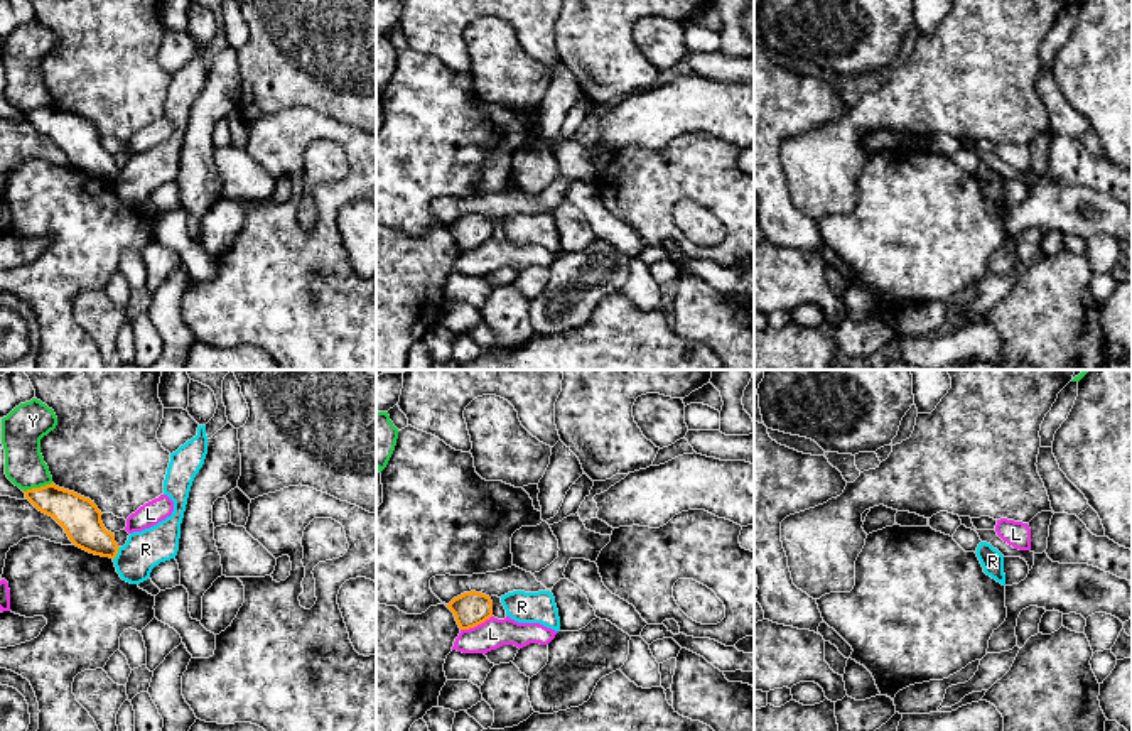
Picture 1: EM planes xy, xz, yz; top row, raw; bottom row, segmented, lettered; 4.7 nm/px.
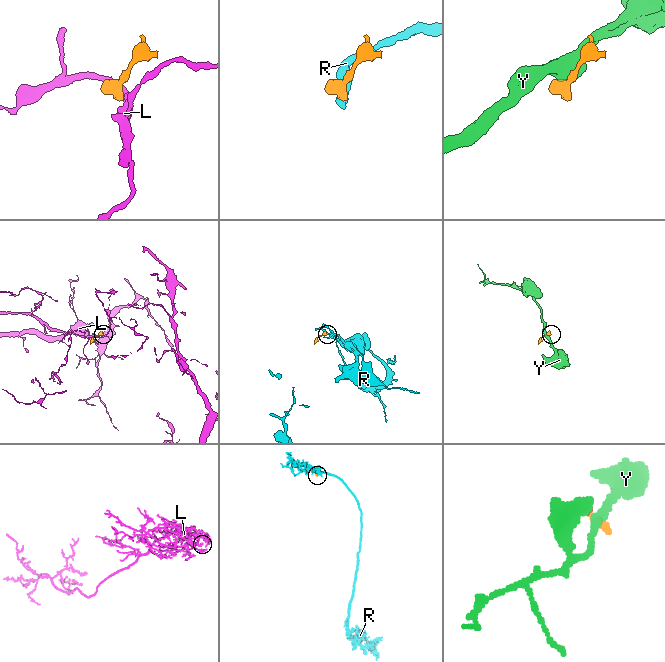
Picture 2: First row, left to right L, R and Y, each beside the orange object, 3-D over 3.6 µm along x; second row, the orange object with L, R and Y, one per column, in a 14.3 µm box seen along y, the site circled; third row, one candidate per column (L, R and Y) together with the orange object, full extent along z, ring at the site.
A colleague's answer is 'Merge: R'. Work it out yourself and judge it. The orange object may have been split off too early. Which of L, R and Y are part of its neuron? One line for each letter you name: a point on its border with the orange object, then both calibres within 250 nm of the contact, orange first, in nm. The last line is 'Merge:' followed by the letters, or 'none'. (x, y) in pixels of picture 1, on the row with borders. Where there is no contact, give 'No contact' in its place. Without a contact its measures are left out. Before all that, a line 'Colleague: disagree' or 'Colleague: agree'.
Colleague: disagree
Merge: none

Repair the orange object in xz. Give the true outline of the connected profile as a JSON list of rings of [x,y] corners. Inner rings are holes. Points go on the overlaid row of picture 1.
[[[476,591],[454,598],[447,608],[454,613],[461,630],[474,628],[493,616],[491,598]]]

